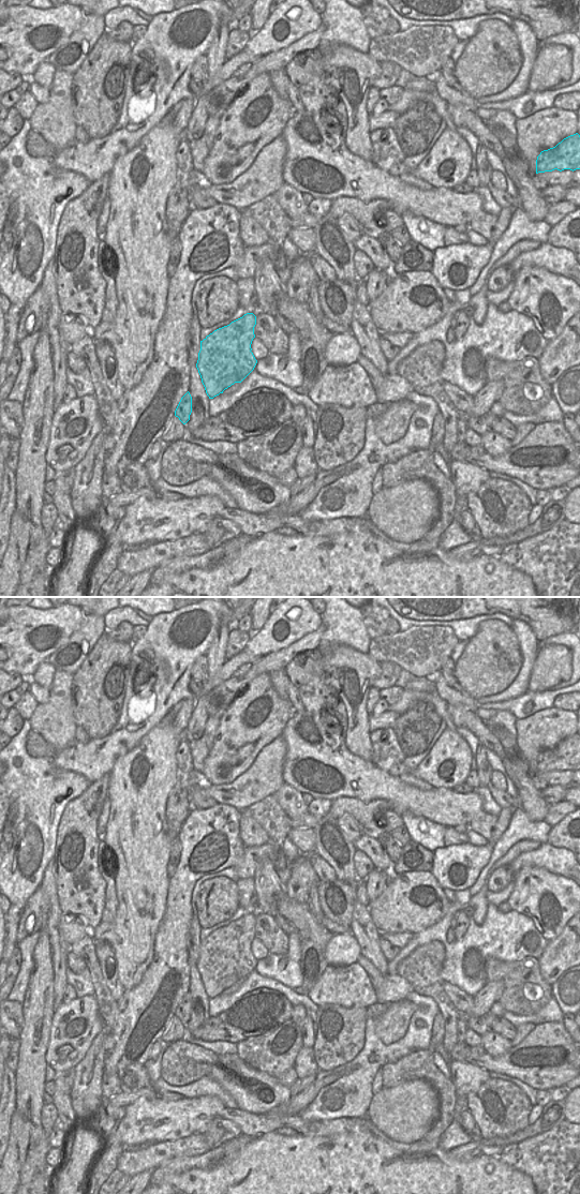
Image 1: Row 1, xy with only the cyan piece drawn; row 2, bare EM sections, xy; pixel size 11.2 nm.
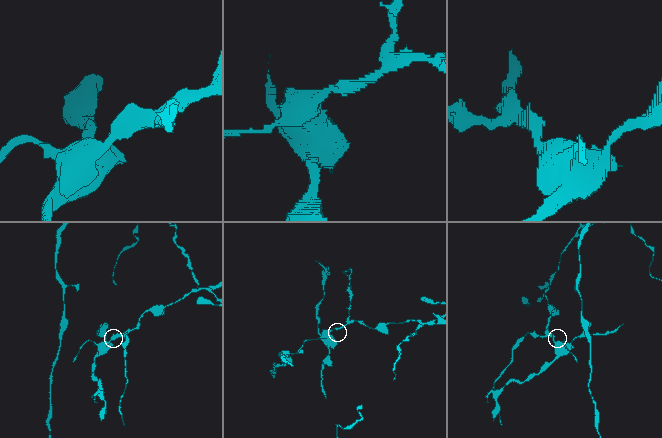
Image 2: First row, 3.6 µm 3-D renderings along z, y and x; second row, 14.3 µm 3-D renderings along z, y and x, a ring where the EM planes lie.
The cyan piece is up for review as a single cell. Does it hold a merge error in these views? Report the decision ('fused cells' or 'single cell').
fused cells

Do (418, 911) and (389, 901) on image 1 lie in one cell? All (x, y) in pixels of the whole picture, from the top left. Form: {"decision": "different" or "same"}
{"decision": "same"}

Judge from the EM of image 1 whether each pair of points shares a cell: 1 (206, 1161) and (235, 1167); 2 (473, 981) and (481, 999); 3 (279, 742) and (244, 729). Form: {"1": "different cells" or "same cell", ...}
{"1": "different cells", "2": "different cells", "3": "different cells"}

